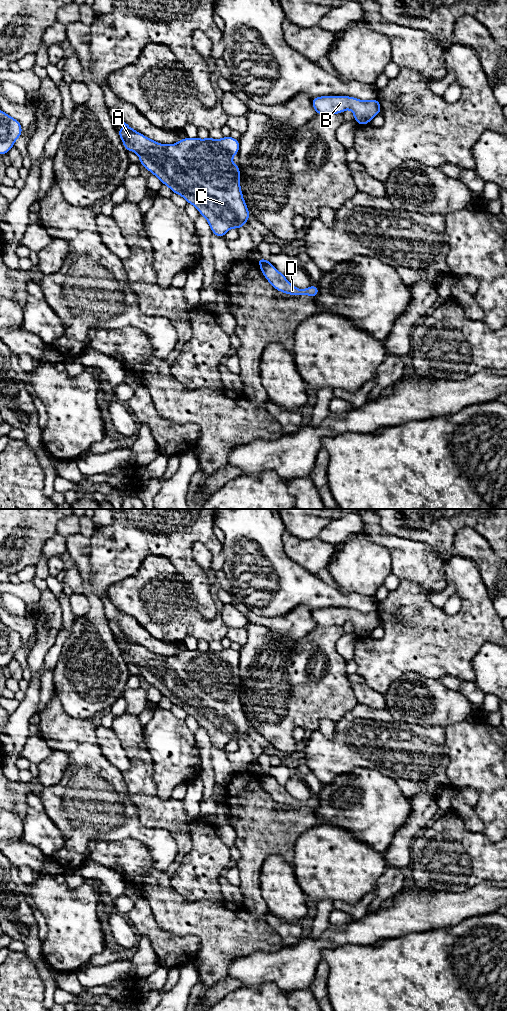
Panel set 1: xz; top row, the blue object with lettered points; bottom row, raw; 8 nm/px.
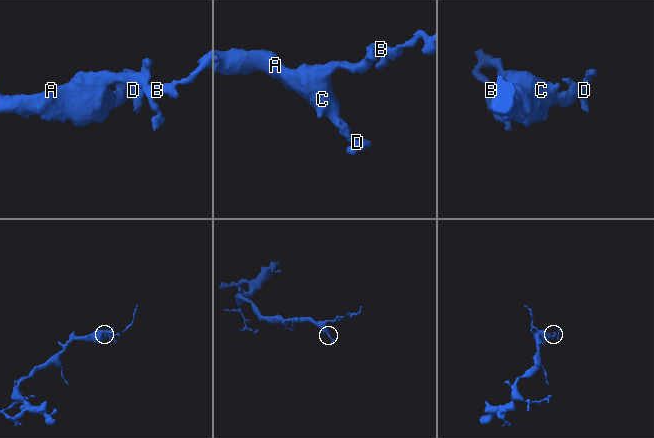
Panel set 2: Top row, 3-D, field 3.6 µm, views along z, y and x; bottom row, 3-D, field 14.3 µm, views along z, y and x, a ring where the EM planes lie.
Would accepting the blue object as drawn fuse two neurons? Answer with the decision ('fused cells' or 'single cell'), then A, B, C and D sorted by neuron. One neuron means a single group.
fused cells | A B C / D

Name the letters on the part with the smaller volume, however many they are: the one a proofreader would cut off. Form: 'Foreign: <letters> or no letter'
Foreign: D

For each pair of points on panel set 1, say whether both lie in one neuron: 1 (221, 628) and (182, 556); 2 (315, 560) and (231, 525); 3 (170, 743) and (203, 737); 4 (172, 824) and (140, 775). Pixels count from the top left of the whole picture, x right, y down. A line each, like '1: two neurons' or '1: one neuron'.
1: two neurons
2: two neurons
3: two neurons
4: one neuron

